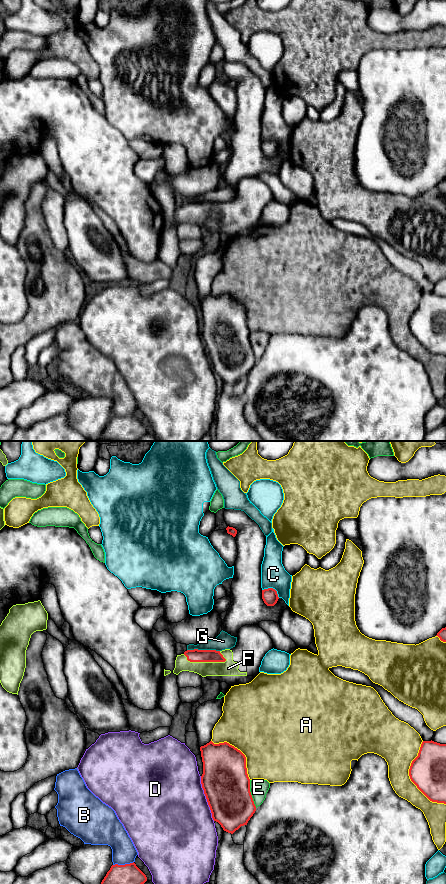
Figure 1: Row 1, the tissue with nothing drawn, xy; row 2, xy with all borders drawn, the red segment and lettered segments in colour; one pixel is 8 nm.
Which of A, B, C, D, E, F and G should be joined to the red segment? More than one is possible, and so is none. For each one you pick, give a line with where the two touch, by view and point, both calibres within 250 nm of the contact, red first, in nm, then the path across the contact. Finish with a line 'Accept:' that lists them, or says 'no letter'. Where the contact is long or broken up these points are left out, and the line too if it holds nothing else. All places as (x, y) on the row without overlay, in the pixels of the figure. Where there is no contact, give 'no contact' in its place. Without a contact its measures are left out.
F: contact xy (204, 213); calibres 100 and 130 nm
Accept: F

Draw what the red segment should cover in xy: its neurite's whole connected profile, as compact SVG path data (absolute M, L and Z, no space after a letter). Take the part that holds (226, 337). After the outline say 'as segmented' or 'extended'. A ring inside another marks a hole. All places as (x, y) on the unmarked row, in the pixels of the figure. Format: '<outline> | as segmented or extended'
M212 293L200 299L203 314L201 336L210 359L212 370L218 374L224 383L233 386L241 378L247 377L256 363L251 344L250 331L247 326L245 307L227 294L214 296Z | as segmented

